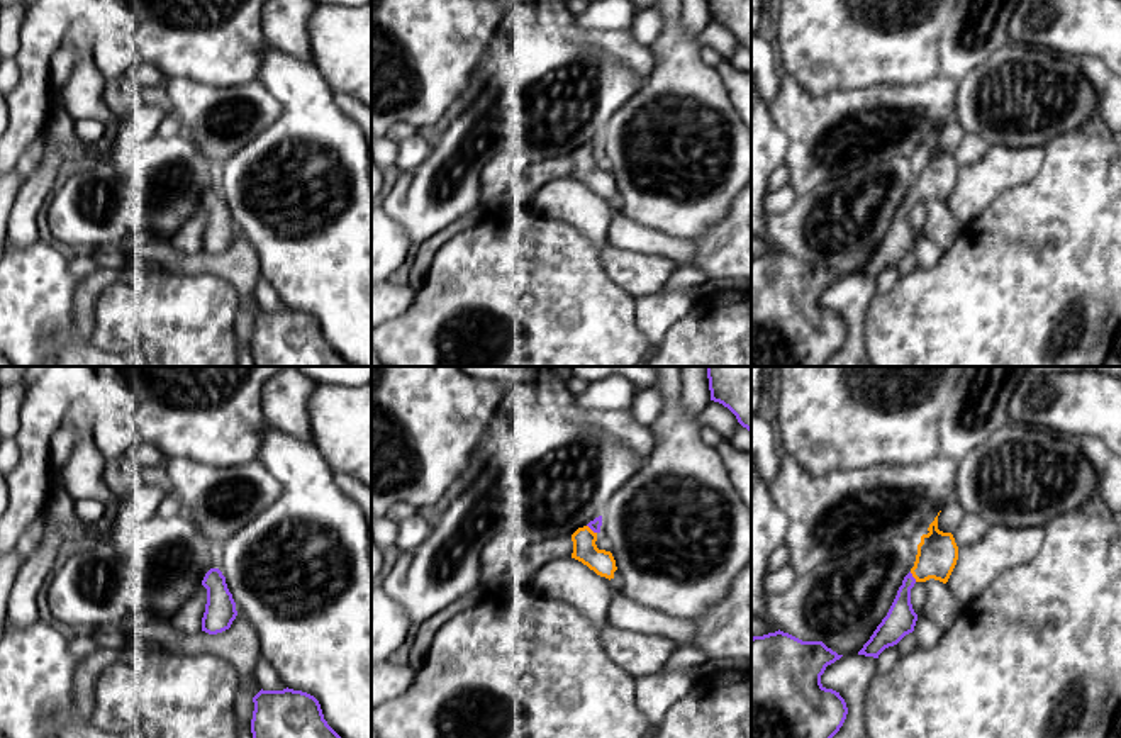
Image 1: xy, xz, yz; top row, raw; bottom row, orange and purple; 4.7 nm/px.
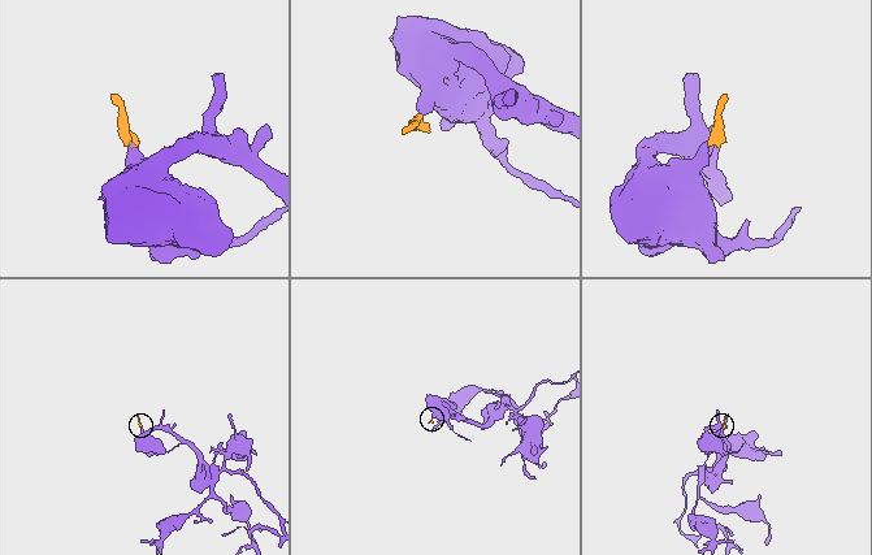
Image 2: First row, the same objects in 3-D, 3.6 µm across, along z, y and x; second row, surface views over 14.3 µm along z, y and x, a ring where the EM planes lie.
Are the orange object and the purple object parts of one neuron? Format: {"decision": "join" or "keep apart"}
{"decision": "join"}

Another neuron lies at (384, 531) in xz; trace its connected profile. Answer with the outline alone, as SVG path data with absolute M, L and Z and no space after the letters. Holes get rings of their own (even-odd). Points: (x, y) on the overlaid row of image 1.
M387 516L371 517L371 540L382 551L395 546L397 533L399 523L388 519Z

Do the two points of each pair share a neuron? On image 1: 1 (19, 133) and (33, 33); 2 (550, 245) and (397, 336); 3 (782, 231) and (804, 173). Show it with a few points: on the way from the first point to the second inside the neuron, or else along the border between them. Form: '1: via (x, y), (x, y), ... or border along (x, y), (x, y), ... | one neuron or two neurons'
1: via (29, 107), (33, 99), (33, 58) | one neuron
2: via (513, 268), (479, 302), (460, 304), (435, 324) | one neuron
3: border along (833, 178), (797, 197) | two neurons

